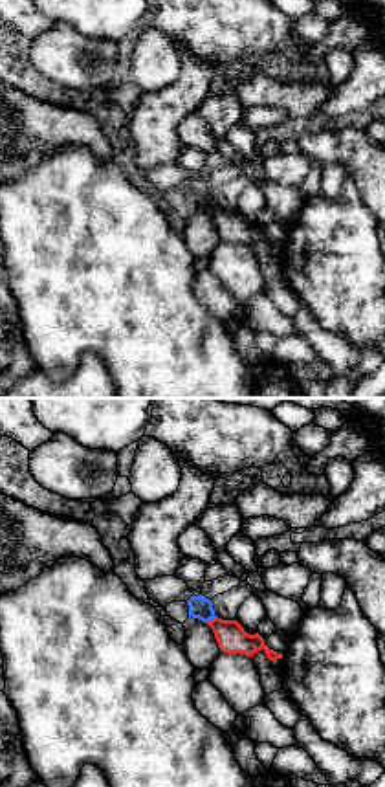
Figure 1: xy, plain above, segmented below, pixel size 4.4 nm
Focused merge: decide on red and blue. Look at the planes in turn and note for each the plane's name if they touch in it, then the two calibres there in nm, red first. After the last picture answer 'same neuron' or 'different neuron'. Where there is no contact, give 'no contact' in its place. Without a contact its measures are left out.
xy | 130/100 nm

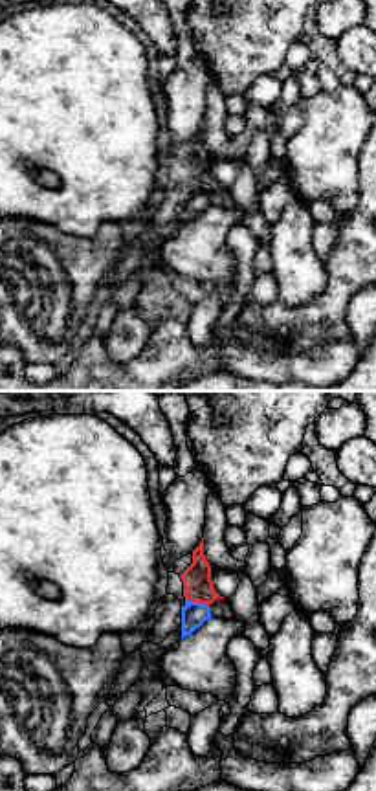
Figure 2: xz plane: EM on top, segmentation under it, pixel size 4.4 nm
xz | 130/110 nm

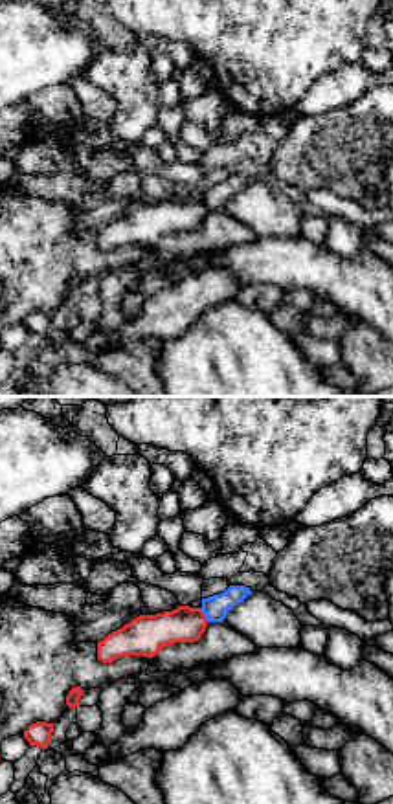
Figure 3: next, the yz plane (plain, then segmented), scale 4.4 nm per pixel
yz | 160/120 nm

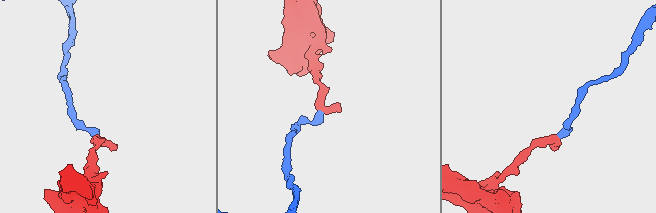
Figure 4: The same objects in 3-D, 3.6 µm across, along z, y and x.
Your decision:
different neuron

